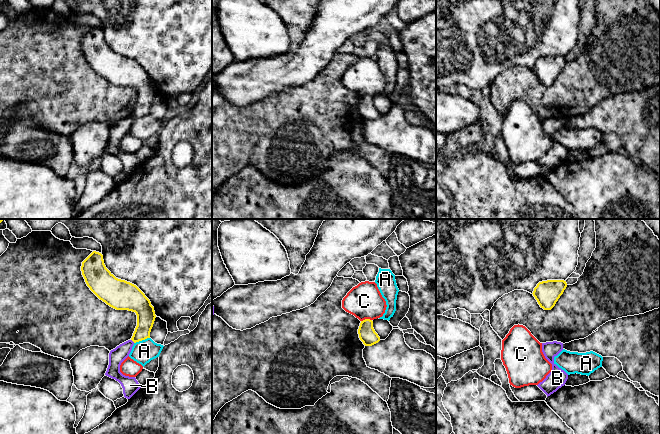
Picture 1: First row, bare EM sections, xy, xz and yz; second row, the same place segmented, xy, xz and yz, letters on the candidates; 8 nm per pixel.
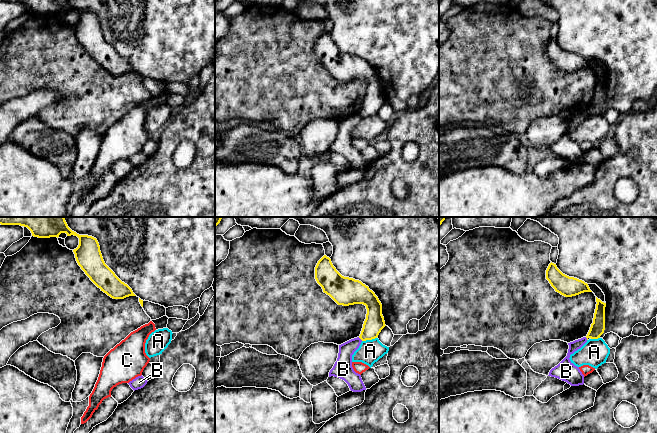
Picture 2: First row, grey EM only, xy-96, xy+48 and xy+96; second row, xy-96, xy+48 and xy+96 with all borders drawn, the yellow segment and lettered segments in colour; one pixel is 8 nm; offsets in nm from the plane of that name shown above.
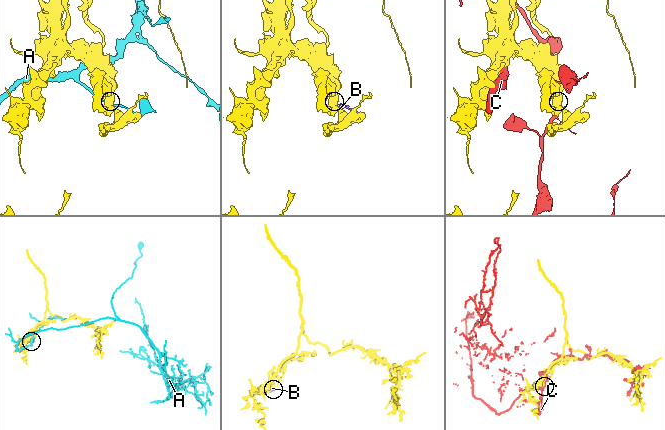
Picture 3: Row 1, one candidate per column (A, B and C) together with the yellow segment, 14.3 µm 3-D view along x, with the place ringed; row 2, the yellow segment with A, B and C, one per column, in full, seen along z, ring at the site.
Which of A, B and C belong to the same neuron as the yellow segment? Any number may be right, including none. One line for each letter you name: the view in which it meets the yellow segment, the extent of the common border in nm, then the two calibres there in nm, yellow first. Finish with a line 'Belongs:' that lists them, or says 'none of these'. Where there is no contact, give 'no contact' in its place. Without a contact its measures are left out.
Belongs: none of these

